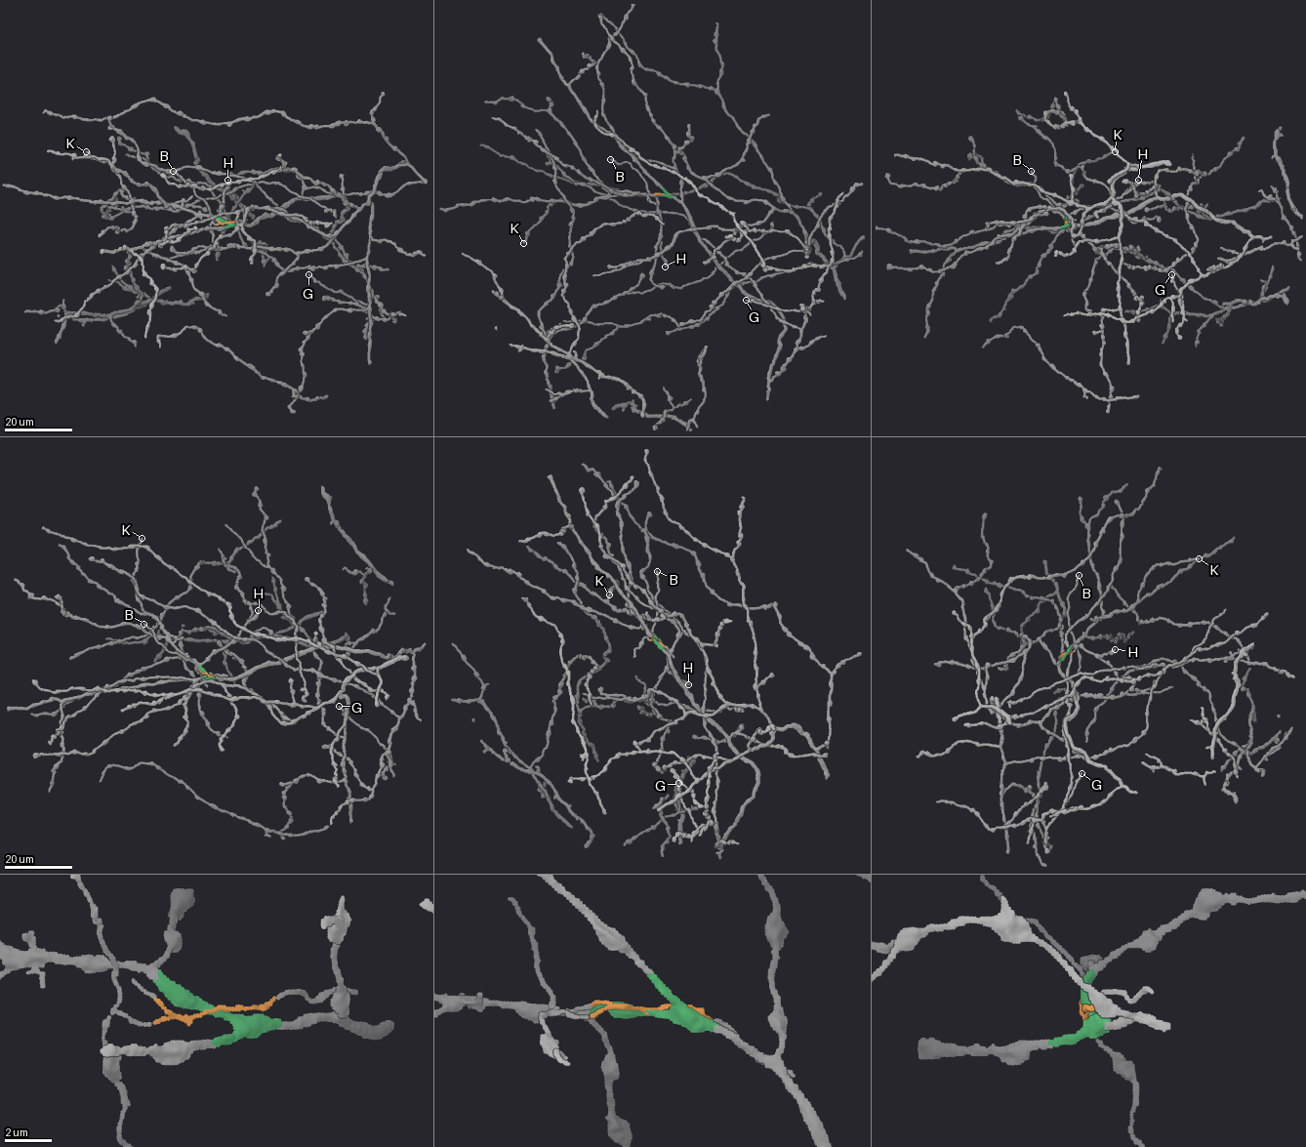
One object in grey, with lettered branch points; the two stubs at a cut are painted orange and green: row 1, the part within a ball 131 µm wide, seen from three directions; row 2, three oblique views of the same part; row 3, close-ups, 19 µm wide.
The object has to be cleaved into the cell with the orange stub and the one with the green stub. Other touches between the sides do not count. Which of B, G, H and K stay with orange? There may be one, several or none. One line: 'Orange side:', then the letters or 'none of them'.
Orange side: B

